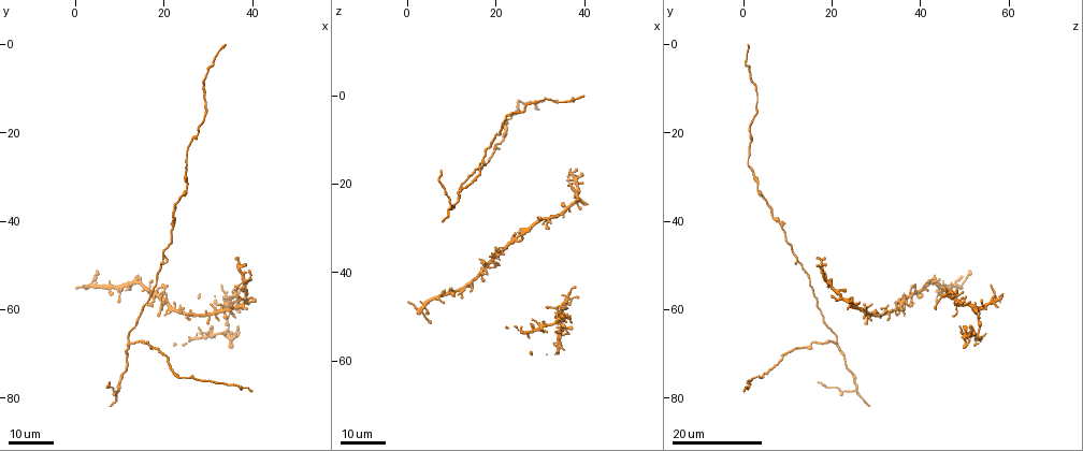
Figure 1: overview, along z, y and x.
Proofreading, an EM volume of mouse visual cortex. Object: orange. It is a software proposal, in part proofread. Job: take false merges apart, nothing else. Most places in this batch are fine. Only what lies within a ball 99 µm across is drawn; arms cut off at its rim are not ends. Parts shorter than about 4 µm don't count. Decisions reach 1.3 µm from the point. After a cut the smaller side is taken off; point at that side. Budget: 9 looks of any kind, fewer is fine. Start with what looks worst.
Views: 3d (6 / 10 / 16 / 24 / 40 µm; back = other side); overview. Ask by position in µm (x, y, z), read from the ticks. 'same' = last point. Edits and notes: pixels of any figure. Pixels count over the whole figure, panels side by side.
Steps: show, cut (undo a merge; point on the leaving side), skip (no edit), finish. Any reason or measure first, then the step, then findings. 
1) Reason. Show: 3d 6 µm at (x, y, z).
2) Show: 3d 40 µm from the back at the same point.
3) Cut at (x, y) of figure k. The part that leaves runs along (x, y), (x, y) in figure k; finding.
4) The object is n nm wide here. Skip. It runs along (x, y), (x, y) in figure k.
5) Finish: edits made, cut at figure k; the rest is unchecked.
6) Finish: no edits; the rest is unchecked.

Four or more arms meet. Show: 3d 24 µm at (17.0, 56.5, 39.5).

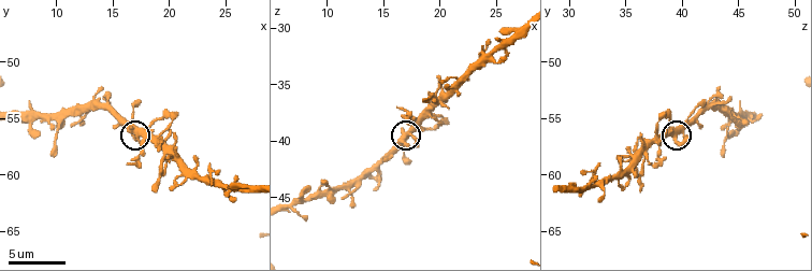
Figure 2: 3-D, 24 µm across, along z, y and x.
Show: 3d 6 µm at (17.4, 56.8, 39.6).

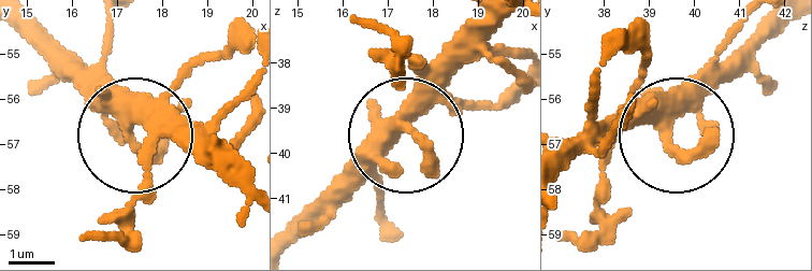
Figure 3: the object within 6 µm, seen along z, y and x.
4 arms meet here. Skip. All the same neuron.

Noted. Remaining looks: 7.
A fork. Show: 3d 24 µm at (10.0, 78.5, 25.0).

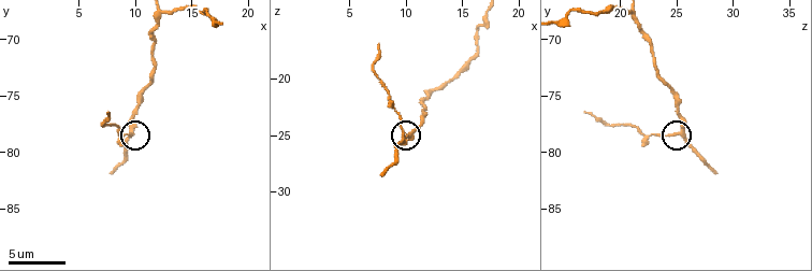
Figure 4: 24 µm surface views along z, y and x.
Show: 3d 10 µm at (9.6, 78.4, 25.2).

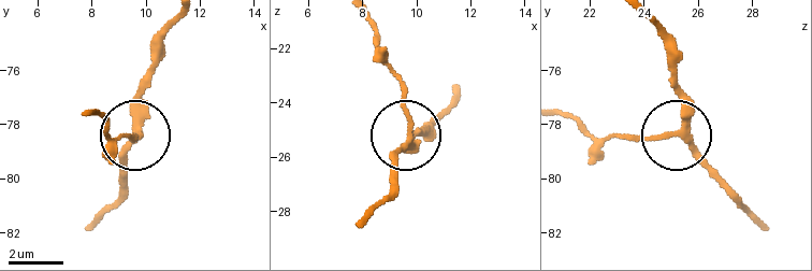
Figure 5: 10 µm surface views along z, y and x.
The side arm is 5 µm long. Skip. It runs along (170, 23), (142, 99), (124, 200) in figure 5; all the same neuron.

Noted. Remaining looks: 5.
Four or more arms meet. Show: 3d 16 µm at (32.5, 60.5, 28.0).

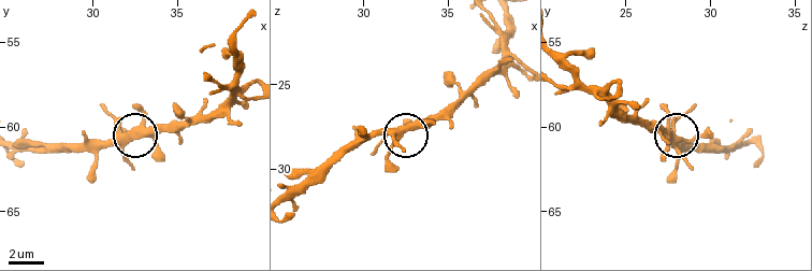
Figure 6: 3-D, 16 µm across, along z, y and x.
Show: 3d 10 µm at (32.0, 60.6, 28.2).

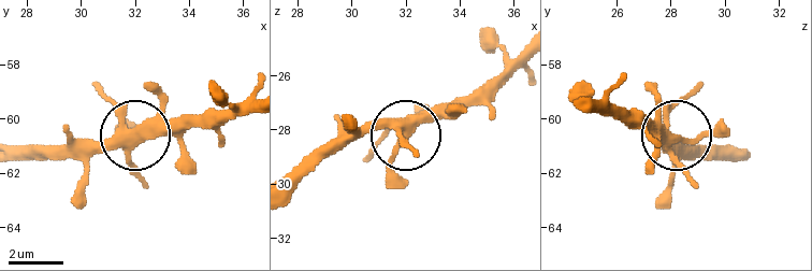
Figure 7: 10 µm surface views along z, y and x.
The side arm is 22 µm long. Skip. All the same neuron.

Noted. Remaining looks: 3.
Three arms meet. Show: 3d 24 µm at (13.0, 67.5, 21.0).

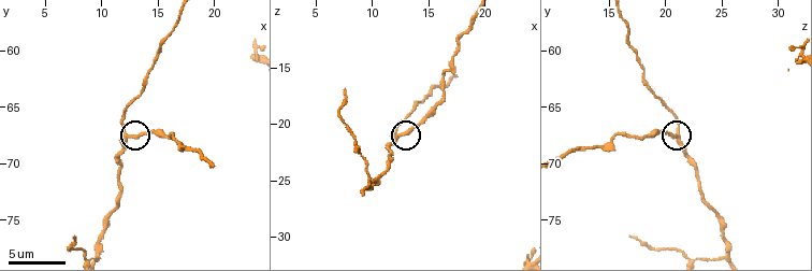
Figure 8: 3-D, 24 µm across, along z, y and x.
Show: 3d 6 µm at (12.4, 67.8, 21.2).

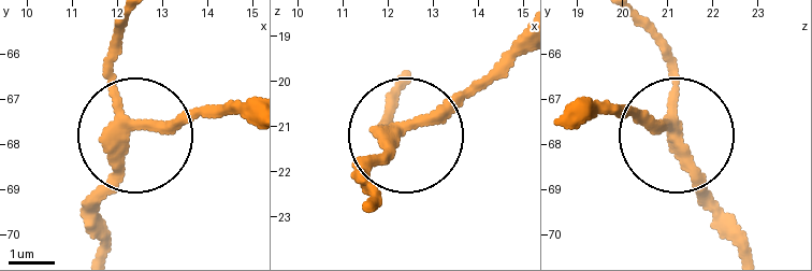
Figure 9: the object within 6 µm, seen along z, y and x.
Show: 3d 6 µm from the back at (12.25, 67.60, 21.05).

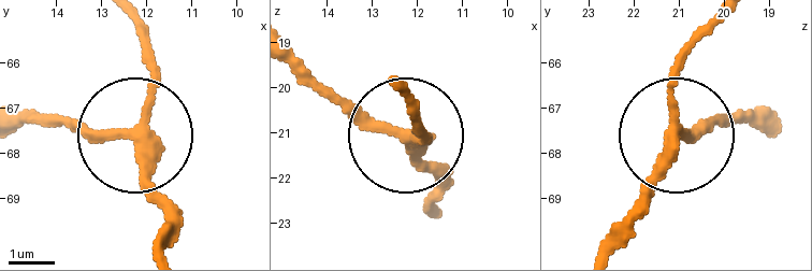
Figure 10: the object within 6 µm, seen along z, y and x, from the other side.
3 arms meet here. Skip. It runs along (128, 18), (150, 65), (139, 169), (170, 212) in figure 10; one neuron here.

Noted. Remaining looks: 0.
Finish: no edits; the rest is unchecked.

